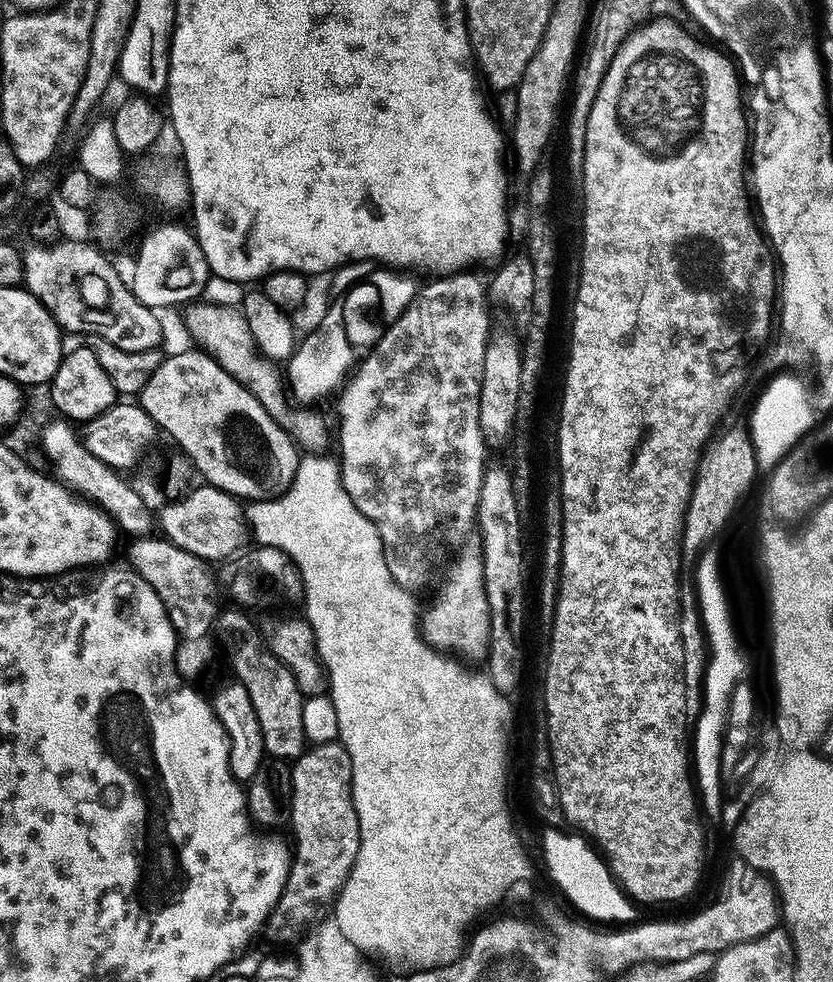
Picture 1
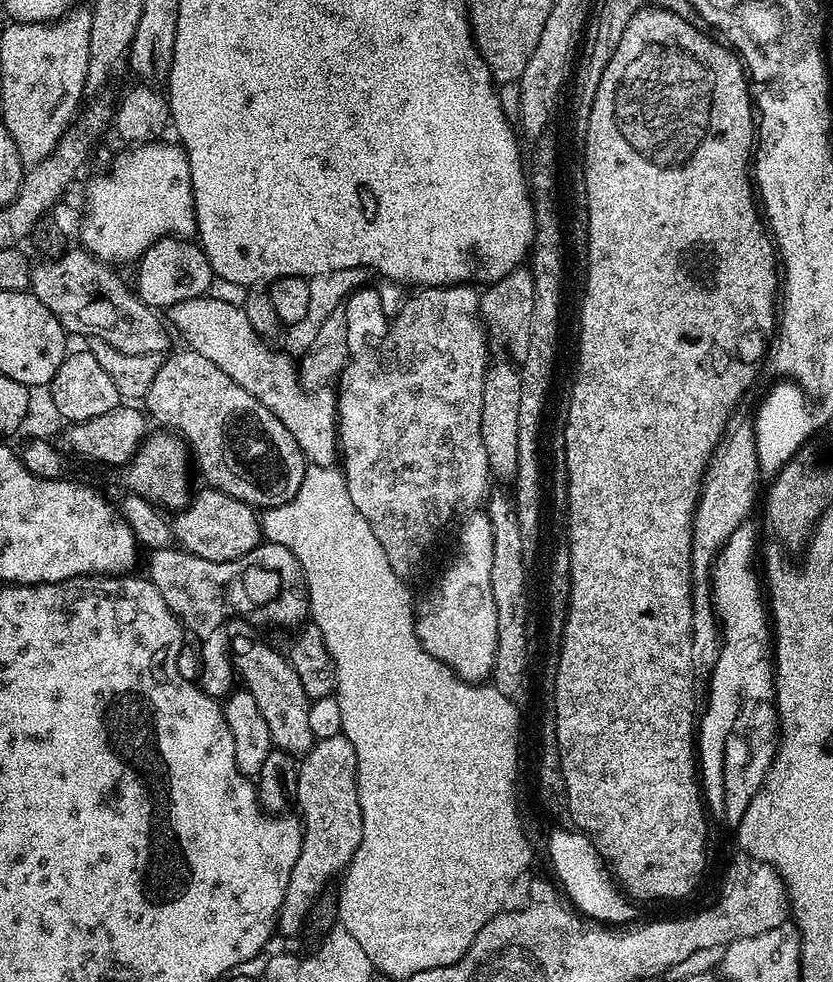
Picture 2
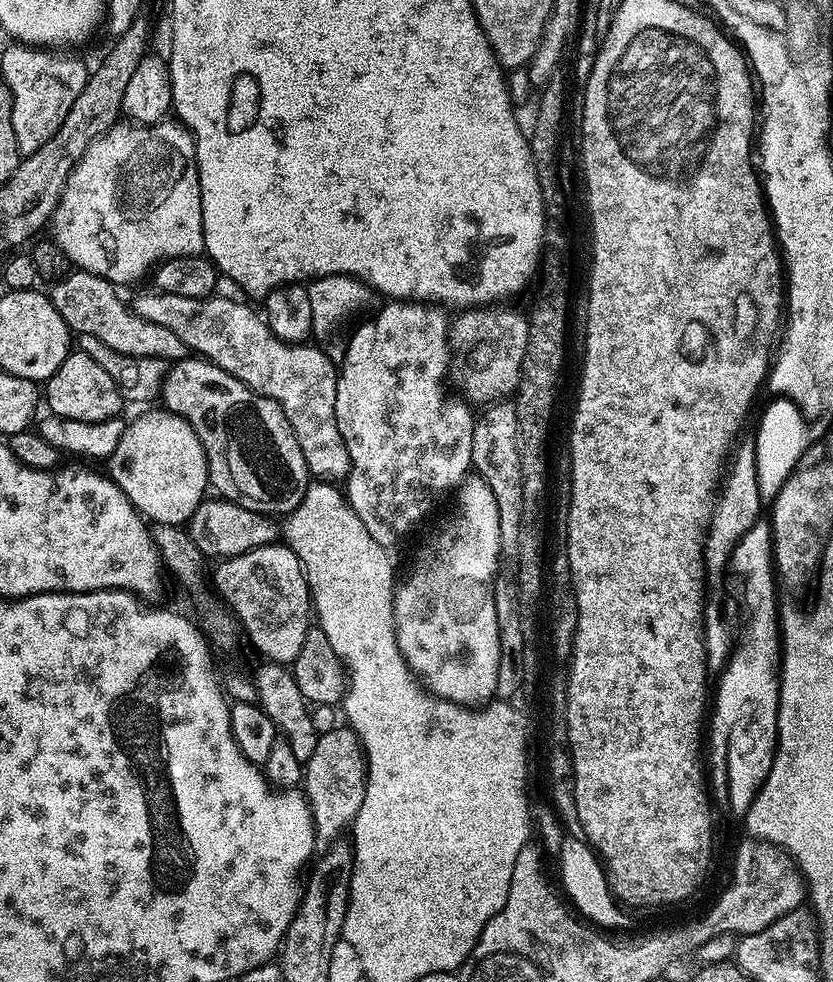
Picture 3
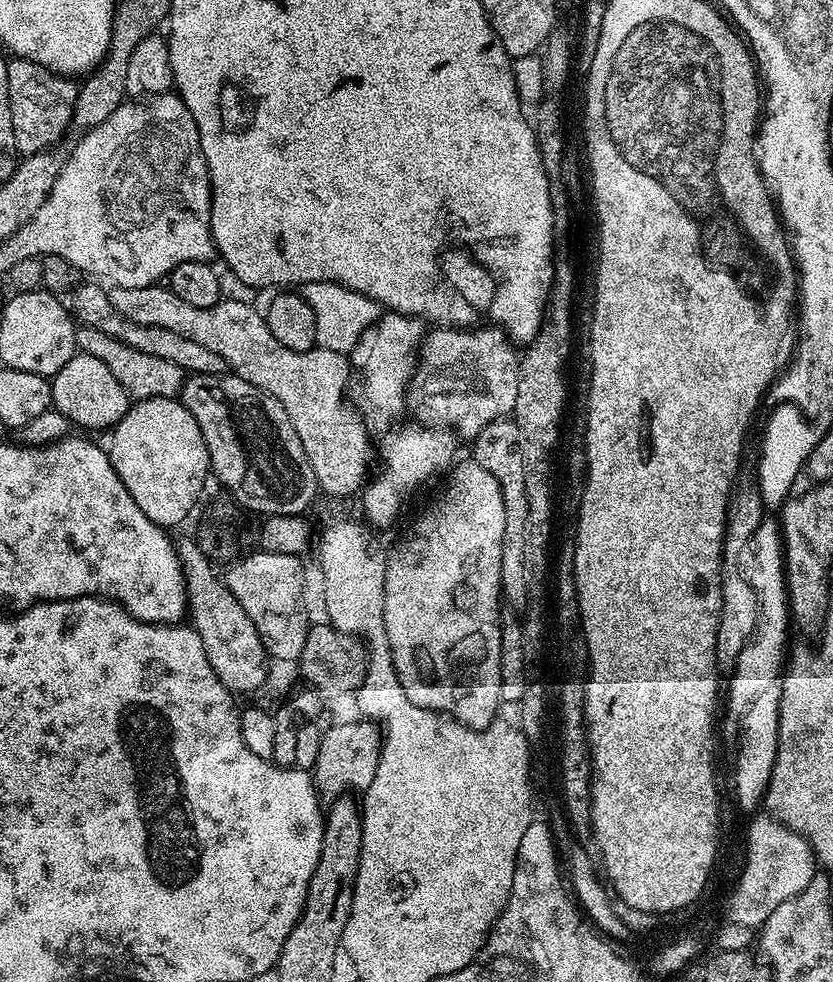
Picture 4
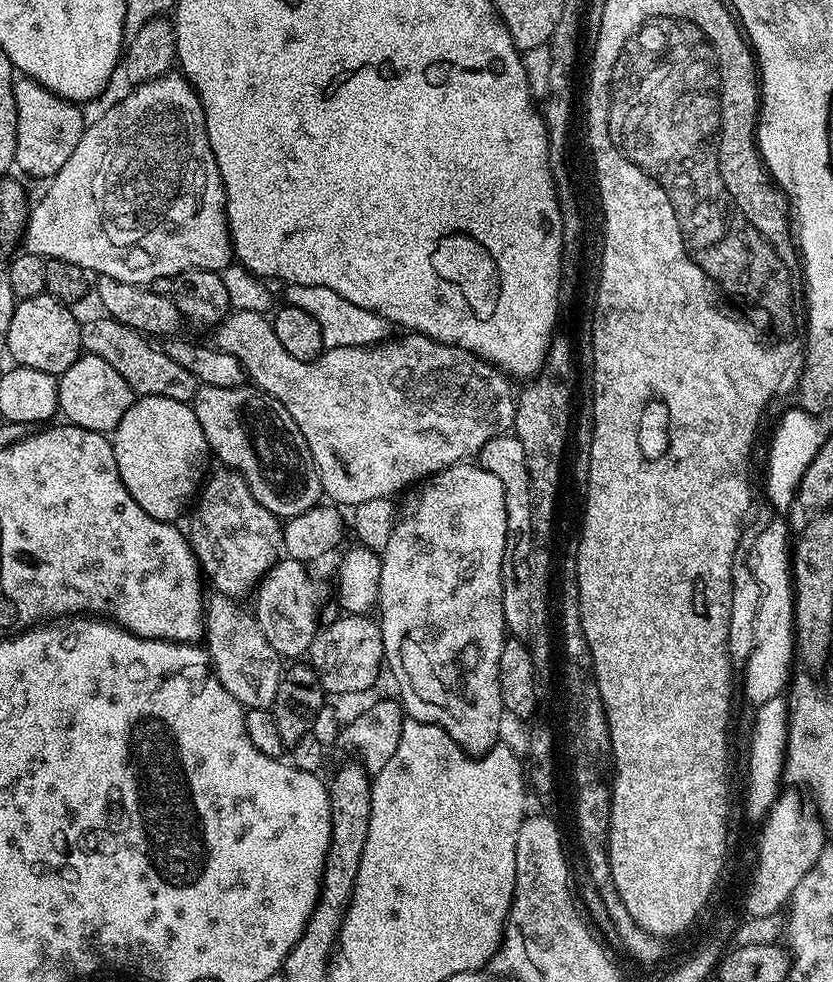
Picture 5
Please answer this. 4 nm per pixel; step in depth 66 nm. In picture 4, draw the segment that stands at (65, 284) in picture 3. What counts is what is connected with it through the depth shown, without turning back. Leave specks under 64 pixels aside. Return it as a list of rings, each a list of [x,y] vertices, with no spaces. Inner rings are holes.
[[[81,283],[70,296],[70,311],[83,327],[97,328],[102,330],[102,334],[110,334],[110,338],[118,338],[118,342],[122,342],[126,346],[134,346],[134,350],[142,350],[142,354],[150,354],[153,358],[174,362],[174,366],[178,366],[186,374],[222,376],[229,371],[228,363],[218,354],[214,354],[214,350],[209,350],[206,346],[193,342],[190,338],[181,338],[180,335],[174,334],[170,330],[162,330],[158,326],[138,326],[134,322],[122,318],[122,314],[118,314],[108,301],[107,291],[103,287],[100,289],[99,283],[88,283],[92,284]]]

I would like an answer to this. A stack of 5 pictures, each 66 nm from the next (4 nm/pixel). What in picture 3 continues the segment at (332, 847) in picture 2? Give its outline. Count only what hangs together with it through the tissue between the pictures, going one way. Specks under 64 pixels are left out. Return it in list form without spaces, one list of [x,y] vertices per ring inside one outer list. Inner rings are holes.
[[[337,726],[329,732],[321,732],[314,746],[314,754],[302,768],[302,791],[308,799],[308,805],[314,818],[316,839],[321,845],[327,846],[343,837],[356,822],[356,815],[364,801],[368,785],[368,762],[364,758],[364,746],[356,733],[347,726]]]

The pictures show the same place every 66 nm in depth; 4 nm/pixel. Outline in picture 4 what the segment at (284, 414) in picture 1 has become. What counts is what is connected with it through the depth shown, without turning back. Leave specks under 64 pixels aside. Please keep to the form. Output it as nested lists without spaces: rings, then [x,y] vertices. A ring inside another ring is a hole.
[[[159,283],[148,288],[112,286],[107,294],[108,301],[122,318],[138,326],[170,330],[181,338],[190,338],[214,350],[214,354],[228,363],[231,375],[250,382],[258,391],[282,402],[282,410],[286,410],[298,434],[298,442],[302,442],[302,450],[306,450],[310,470],[316,475],[316,487],[323,495],[325,492],[328,496],[355,497],[363,489],[370,476],[368,463],[372,456],[374,460],[374,444],[363,419],[348,416],[344,409],[344,387],[350,384],[347,355],[320,347],[309,352],[286,350],[286,346],[270,334],[270,326],[259,311],[255,312],[252,304],[221,299],[212,308],[190,306],[190,302],[182,302],[171,287]]]

